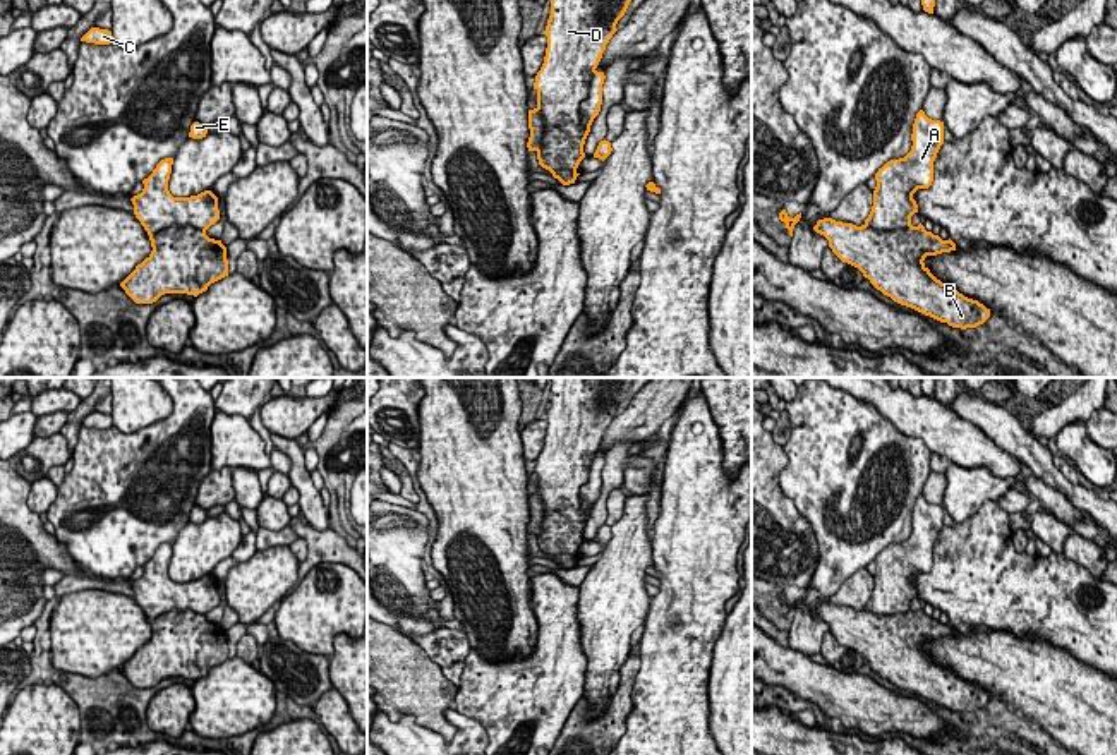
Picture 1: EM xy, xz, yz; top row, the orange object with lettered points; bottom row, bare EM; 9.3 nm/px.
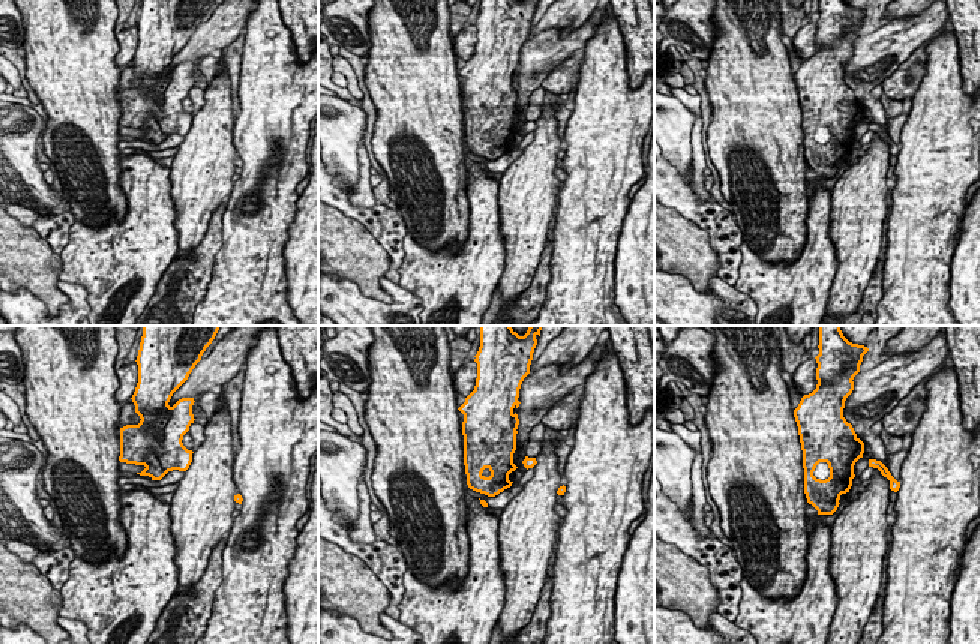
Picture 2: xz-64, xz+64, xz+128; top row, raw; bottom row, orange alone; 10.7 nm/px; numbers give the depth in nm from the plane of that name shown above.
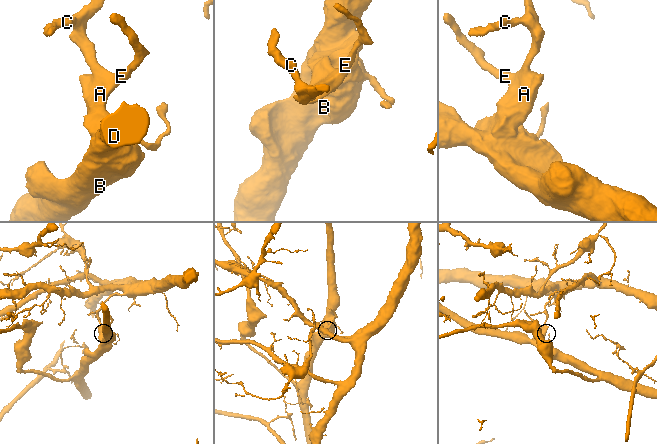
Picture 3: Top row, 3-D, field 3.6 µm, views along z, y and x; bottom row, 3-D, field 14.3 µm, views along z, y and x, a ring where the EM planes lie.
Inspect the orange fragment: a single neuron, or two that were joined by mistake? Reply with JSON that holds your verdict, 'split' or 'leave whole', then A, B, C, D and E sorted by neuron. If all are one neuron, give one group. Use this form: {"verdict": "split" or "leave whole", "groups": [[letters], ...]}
{"verdict": "split", "groups": [["A", "C", "E"], ["B", "D"]]}

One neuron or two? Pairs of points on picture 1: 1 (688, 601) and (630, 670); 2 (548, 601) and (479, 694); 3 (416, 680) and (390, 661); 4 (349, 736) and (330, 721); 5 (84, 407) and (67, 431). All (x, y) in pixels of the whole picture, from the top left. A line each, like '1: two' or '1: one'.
1: two
2: one
3: one
4: one
5: one

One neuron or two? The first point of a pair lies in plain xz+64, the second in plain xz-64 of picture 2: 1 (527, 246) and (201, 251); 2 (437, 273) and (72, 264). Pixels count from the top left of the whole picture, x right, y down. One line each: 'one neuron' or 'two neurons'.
1: two neurons
2: one neuron

